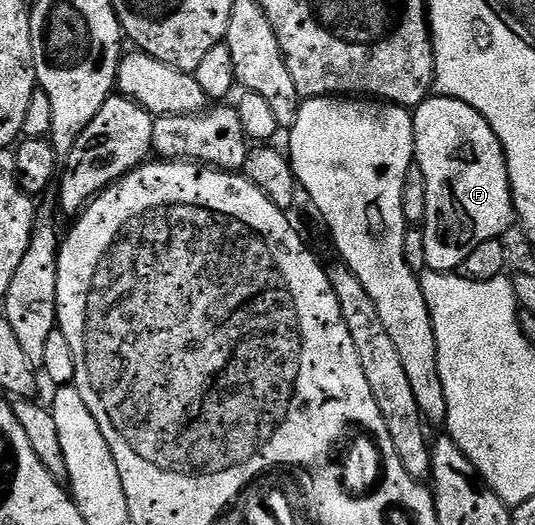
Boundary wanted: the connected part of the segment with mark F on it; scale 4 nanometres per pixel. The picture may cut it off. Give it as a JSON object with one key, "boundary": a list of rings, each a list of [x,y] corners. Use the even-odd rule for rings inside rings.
{"boundary":[[[429,95],[412,113],[414,139],[416,140],[415,164],[425,171],[444,169],[444,205],[436,209],[430,203],[422,222],[425,230],[436,229],[436,241],[432,235],[426,236],[426,266],[434,266],[435,272],[455,274],[462,263],[479,245],[487,241],[503,238],[516,217],[516,205],[512,201],[512,184],[508,174],[508,163],[504,160],[504,148],[494,135],[490,123],[474,107],[453,97]]]}

